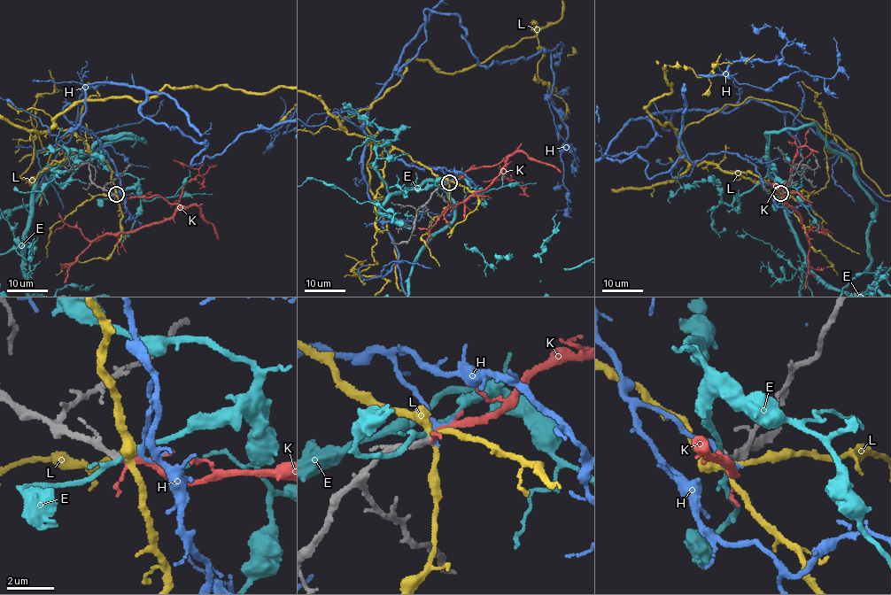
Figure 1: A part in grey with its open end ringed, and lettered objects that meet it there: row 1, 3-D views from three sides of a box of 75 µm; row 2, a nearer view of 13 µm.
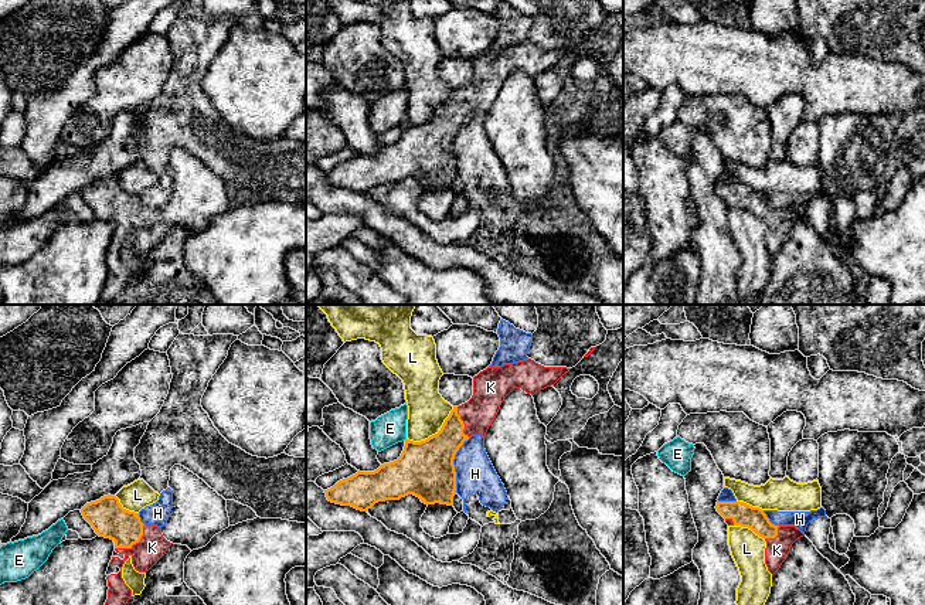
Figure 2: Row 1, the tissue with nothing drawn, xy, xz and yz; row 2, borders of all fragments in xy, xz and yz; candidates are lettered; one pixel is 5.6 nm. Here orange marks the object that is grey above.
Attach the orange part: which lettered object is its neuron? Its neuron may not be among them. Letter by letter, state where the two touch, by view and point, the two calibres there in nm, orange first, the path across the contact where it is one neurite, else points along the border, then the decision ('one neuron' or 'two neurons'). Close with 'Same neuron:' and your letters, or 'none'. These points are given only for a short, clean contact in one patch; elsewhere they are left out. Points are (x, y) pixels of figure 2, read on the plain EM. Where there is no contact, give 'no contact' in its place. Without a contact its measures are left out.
E: no contact; two neurons
H: contact xz (454, 148); calibres 320 and 220 nm; two neurons
K: contact xy (135, 225); calibres 200 and 160 nm; one neuron
L: contact xz (435, 116); calibres 320 and 220 nm; two neurons
Same neuron: K

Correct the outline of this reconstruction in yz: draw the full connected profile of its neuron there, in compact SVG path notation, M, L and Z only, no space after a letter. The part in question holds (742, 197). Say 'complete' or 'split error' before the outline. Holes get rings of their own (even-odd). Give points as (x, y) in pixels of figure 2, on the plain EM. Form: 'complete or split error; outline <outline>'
split error; outline M717 184L717 194L728 208L751 211L766 224L765 247L773 258L786 242L792 227L805 217L795 208L775 208L759 190L744 184Z

